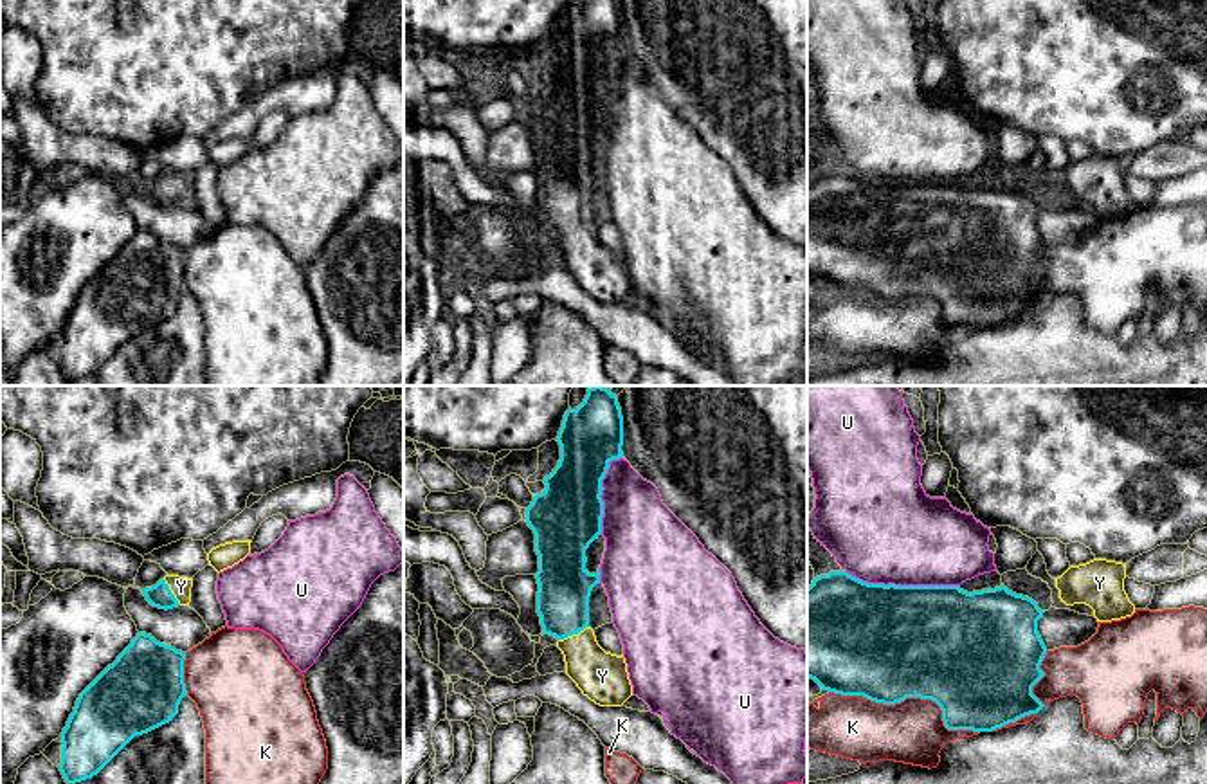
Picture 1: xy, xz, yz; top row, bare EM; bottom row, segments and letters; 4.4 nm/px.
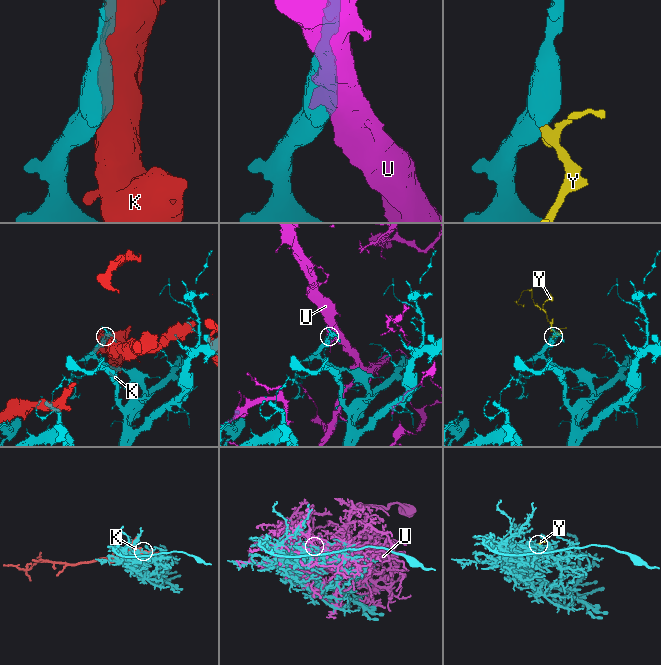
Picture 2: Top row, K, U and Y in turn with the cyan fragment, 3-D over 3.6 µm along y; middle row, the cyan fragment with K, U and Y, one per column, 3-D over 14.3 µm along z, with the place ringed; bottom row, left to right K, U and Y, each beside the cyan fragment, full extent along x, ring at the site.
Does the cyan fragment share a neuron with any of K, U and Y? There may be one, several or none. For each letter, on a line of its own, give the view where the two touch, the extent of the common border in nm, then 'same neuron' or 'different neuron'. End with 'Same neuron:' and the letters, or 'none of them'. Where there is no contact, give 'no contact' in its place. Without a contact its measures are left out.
K: contact in yz; length 700 nm; different neuron
U: contact in yz; length 500 nm; different neuron
Y: contact in xz; length 150 nm; same neuron
Same neuron: Y

